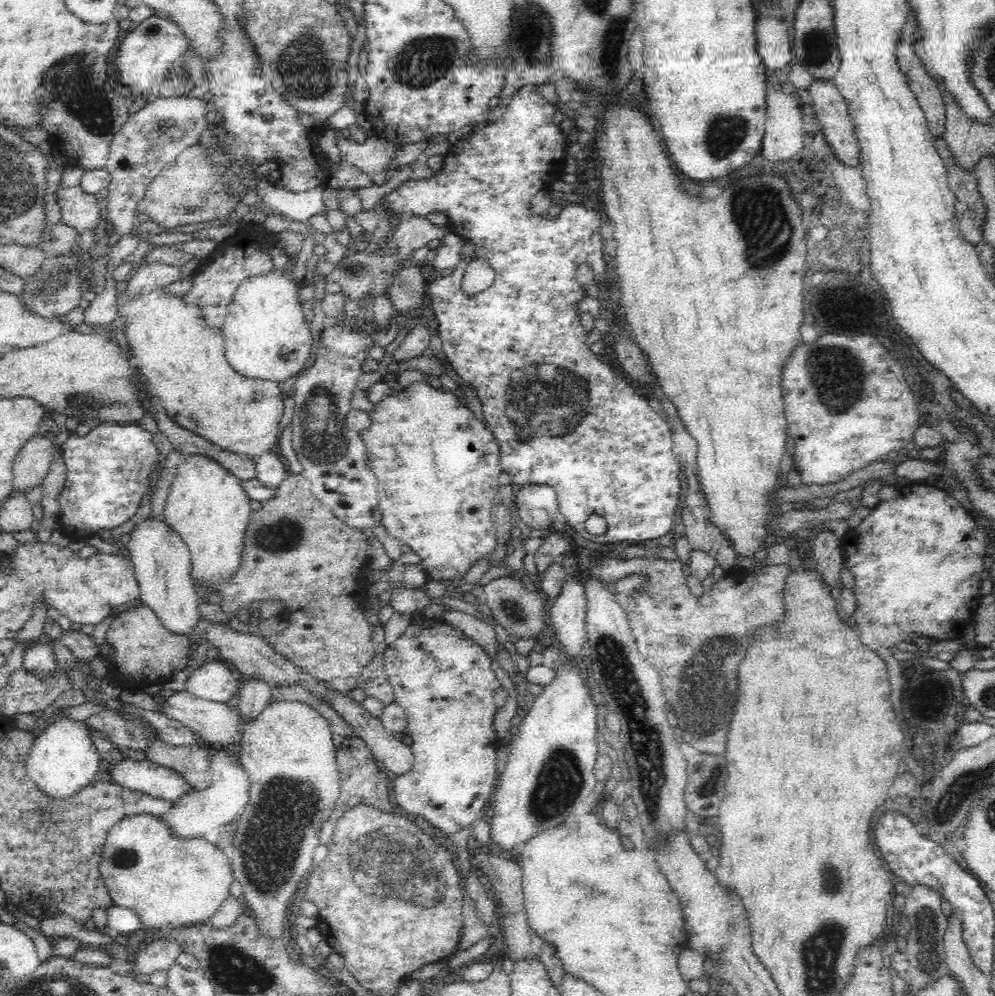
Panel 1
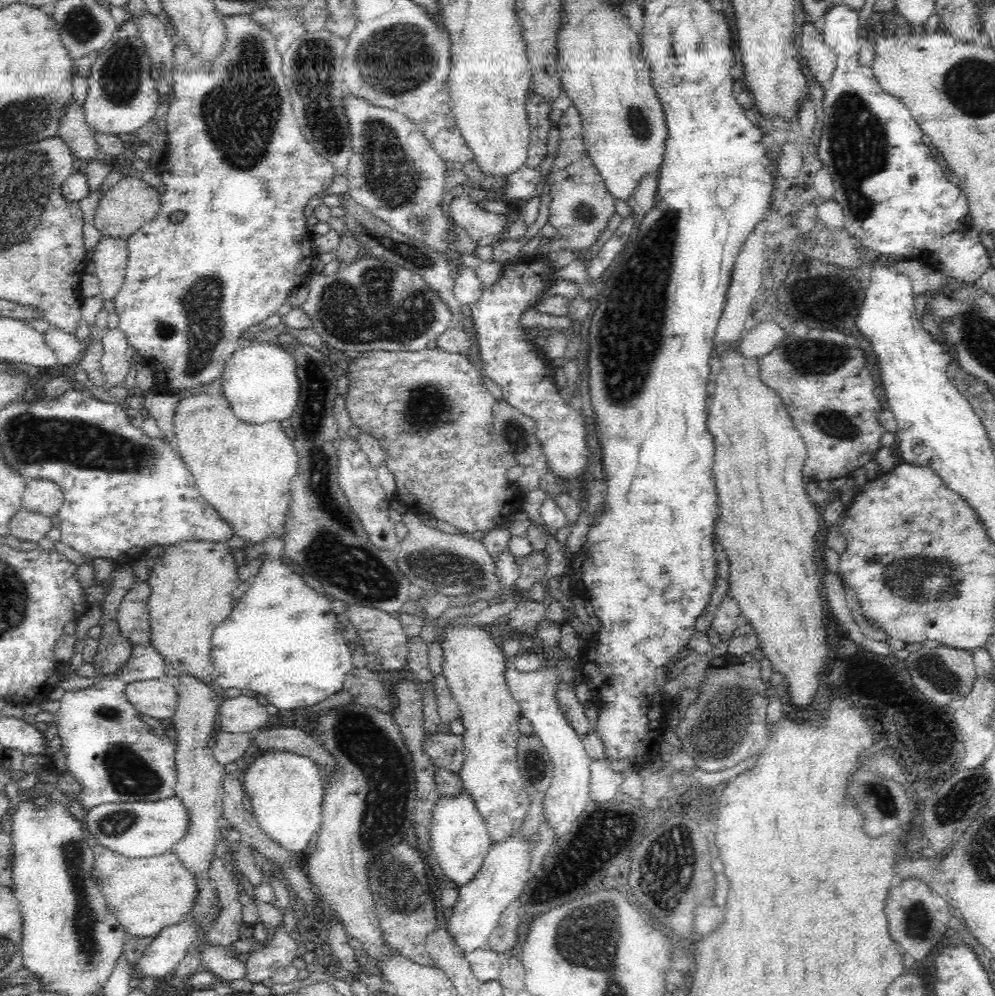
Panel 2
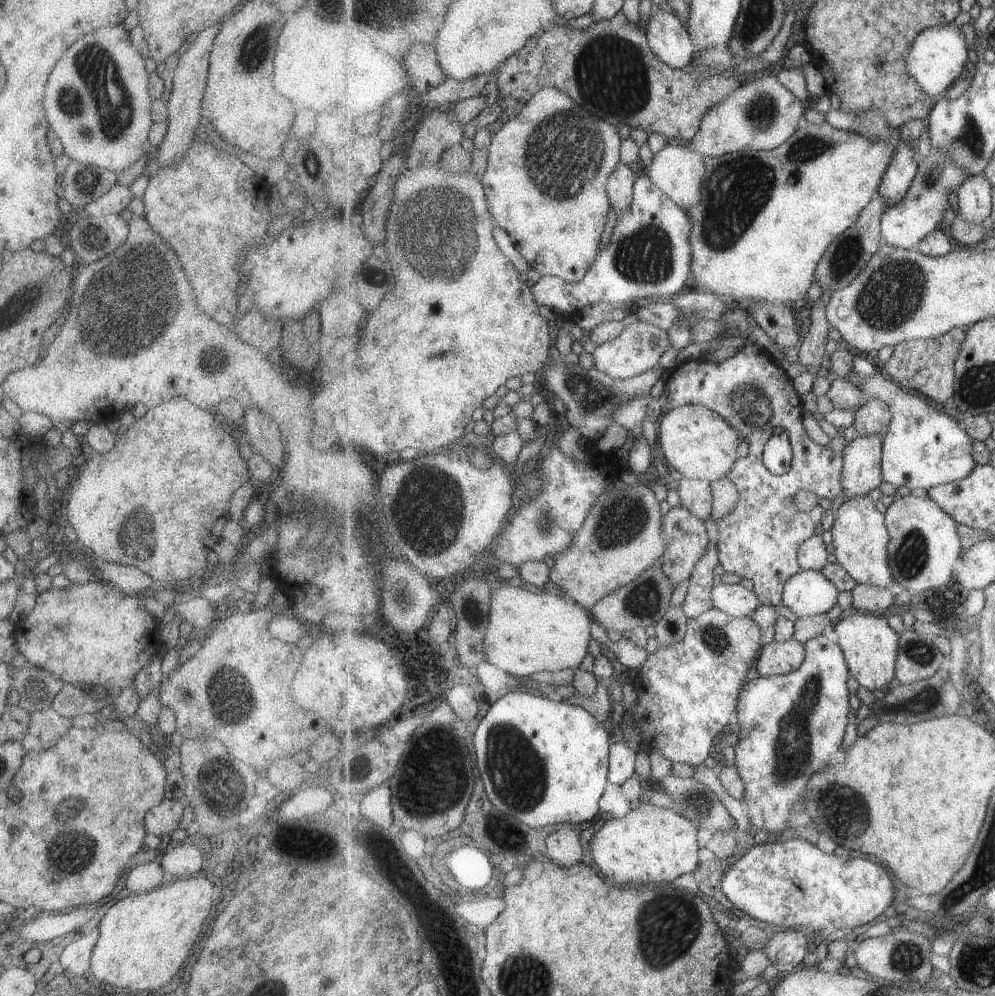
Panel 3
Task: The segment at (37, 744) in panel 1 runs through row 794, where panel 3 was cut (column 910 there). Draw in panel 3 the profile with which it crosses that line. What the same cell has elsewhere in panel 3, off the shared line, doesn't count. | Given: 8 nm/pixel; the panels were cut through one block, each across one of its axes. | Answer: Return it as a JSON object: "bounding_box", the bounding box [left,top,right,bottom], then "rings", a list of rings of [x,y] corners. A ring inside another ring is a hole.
{"bounding_box":[906,23,970,97],"rings":[[[949,23],[930,26],[915,39],[906,56],[911,74],[932,97],[943,97],[956,82],[961,80],[970,68],[967,38],[961,27]]]}

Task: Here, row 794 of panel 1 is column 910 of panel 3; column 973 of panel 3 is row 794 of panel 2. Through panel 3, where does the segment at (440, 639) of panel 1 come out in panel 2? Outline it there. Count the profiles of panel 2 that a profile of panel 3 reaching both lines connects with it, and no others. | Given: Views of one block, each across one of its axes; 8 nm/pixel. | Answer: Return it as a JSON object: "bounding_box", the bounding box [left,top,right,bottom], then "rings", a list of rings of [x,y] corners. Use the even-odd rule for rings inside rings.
{"bounding_box":[429,786,490,888],"rings":[[[463,786],[456,794],[439,794],[433,805],[429,826],[431,850],[443,870],[442,876],[453,881],[459,888],[472,880],[482,866],[484,856],[490,850],[490,833],[473,796]]]}

